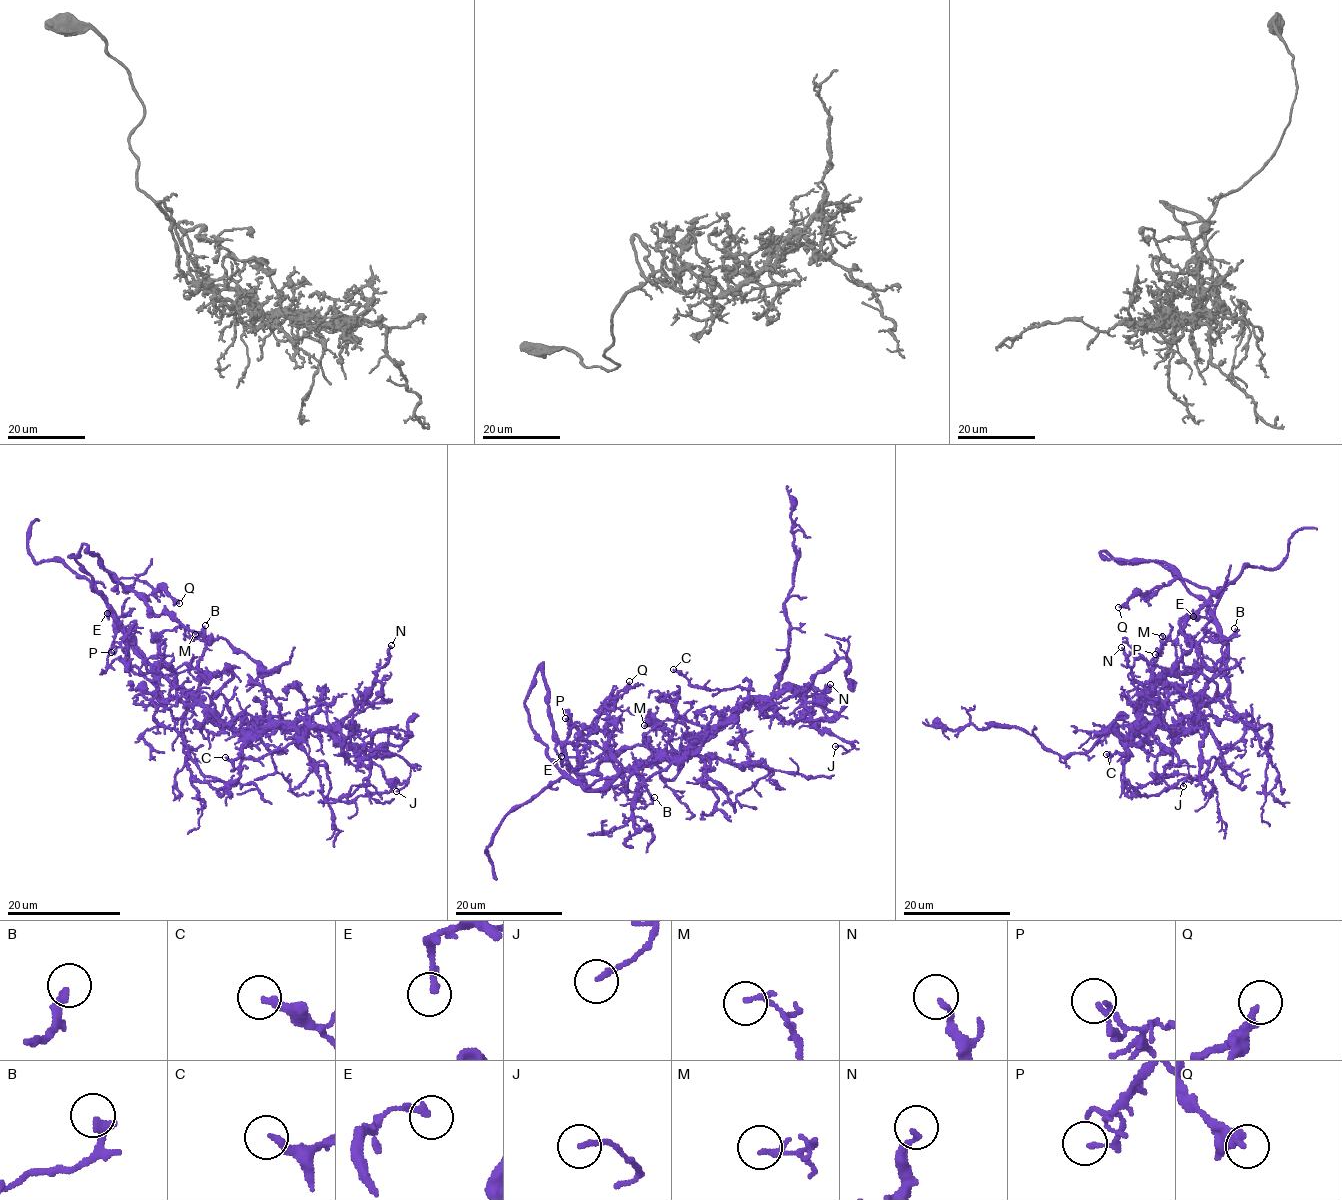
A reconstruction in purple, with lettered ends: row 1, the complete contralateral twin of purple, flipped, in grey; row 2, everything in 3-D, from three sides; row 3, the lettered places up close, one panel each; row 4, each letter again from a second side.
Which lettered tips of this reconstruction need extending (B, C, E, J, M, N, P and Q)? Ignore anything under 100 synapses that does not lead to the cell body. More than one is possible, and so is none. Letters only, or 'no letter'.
no letter

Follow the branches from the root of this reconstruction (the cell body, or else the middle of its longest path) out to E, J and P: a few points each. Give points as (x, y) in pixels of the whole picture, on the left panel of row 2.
E: (114, 618), (129, 642), (190, 703), (164, 699), (131, 668), (127, 637), (107, 613)
J: (114, 618), (129, 642), (210, 716), (243, 732), (327, 728), (369, 759), (398, 755), (413, 766), (396, 791)
P: (114, 618), (129, 642), (192, 702), (176, 698), (172, 669), (141, 672), (129, 665), (128, 638), (111, 652)

